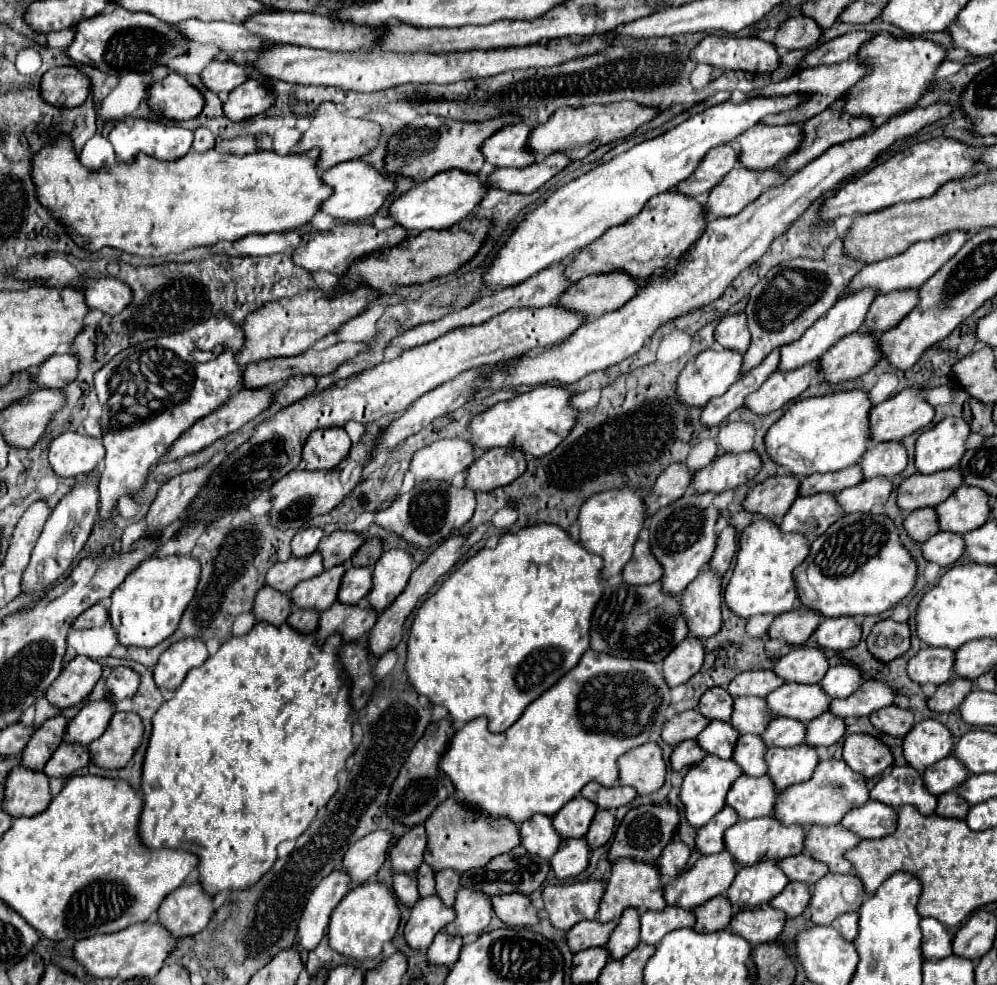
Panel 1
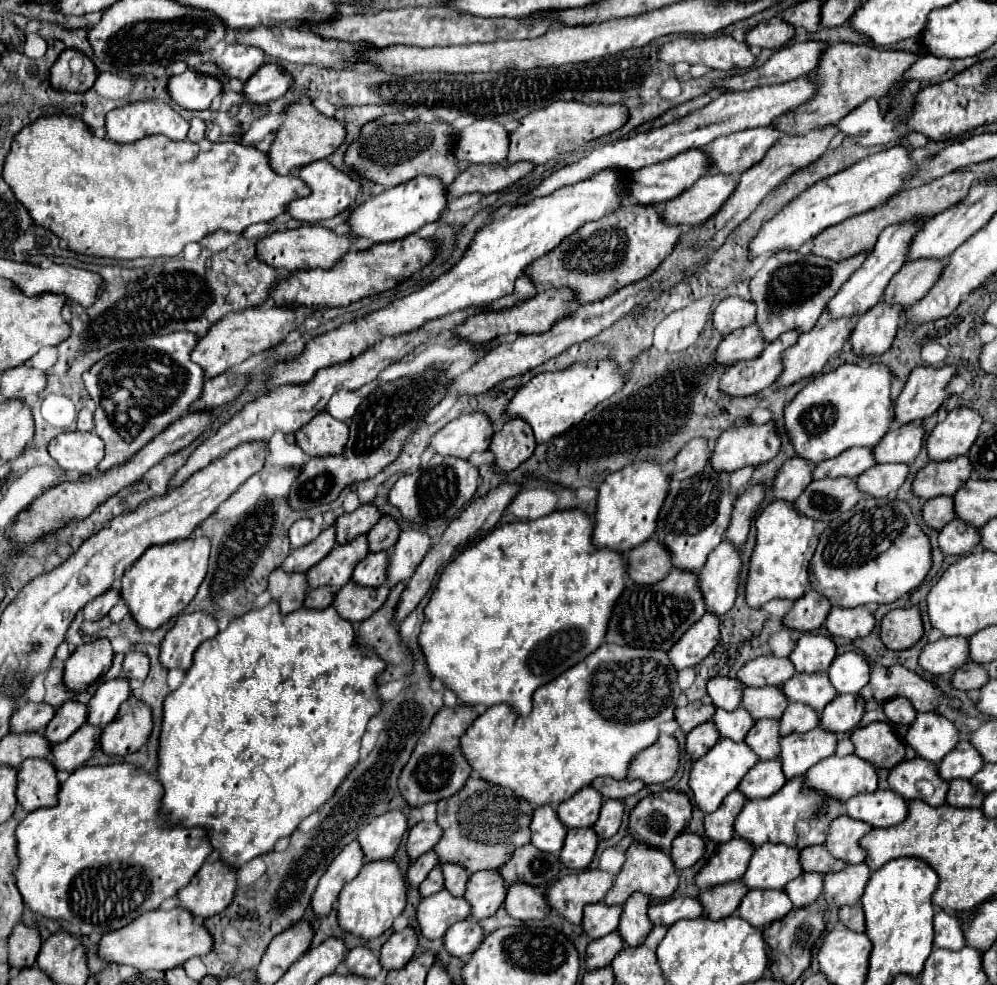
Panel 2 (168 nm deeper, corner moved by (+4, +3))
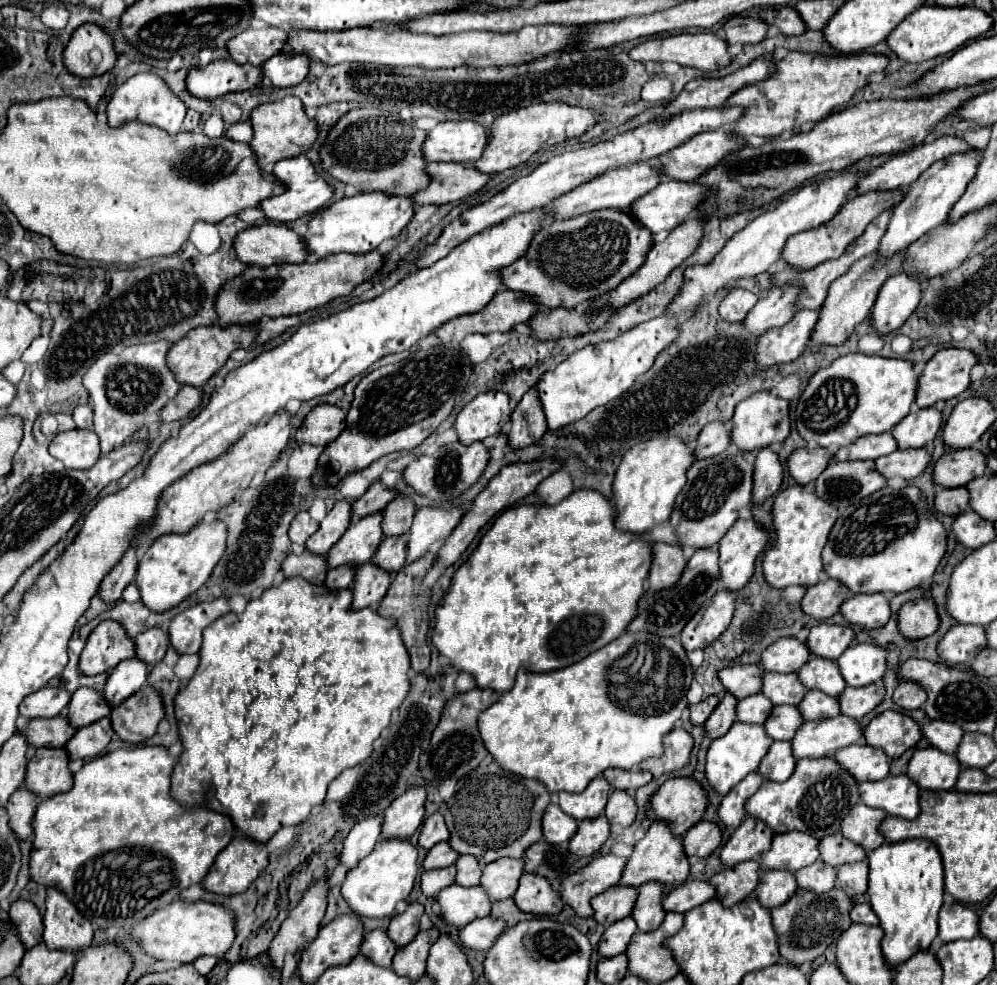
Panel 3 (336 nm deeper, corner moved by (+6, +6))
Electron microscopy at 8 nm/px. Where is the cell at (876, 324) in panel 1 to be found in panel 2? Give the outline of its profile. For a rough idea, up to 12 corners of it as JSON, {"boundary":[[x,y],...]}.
{"boundary":[[908,261],[882,301],[910,307],[932,289],[944,261]]}

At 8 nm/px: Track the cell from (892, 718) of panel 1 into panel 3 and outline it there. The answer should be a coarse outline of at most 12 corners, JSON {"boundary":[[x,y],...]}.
{"boundary":[[900,682],[894,704],[906,712],[922,708],[926,692]]}

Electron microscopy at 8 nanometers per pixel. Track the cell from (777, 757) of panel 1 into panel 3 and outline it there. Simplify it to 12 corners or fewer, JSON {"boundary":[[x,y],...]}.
{"boundary":[[848,716],[804,722],[792,740],[796,760],[822,758],[862,740]]}

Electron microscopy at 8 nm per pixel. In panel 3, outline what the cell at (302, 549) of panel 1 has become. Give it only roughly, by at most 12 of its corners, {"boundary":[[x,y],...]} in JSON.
{"boundary":[[298,512],[290,524],[288,536],[304,544],[316,530],[318,522],[308,512]]}

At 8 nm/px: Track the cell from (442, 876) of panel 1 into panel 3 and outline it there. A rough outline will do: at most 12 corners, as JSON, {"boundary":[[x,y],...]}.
{"boundary":[[474,856],[456,860],[456,882],[476,886],[482,870]]}

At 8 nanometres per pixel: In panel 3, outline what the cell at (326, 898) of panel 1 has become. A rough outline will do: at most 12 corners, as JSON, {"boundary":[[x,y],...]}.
{"boundary":[[380,818],[358,822],[340,864],[352,870],[380,840]]}

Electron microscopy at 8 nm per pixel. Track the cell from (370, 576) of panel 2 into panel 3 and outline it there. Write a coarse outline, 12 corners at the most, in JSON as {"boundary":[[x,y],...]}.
{"boundary":[[406,536],[384,538],[372,558],[384,572],[406,562]]}

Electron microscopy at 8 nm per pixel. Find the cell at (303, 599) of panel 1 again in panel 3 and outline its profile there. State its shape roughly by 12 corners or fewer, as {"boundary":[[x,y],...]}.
{"boundary":[[382,512],[354,520],[326,554],[330,568],[358,566],[382,542]]}

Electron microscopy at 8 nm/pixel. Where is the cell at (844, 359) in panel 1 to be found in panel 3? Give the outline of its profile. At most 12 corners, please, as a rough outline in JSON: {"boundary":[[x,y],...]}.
{"boundary":[[890,276],[872,306],[880,336],[898,330],[920,302],[920,282]]}

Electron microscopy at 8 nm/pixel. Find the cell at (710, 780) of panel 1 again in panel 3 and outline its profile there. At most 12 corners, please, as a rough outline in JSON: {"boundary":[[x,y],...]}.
{"boundary":[[734,722],[708,748],[704,774],[722,796],[758,768],[772,740]]}

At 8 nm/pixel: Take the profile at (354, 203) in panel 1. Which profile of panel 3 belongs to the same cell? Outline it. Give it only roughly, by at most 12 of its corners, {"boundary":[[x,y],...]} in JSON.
{"boundary":[[302,154],[274,174],[288,190],[264,200],[266,218],[292,222],[328,204],[334,188]]}

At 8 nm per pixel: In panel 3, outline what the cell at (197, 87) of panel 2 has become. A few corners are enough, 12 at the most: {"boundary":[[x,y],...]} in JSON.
{"boundary":[[224,58],[192,68],[186,90],[216,100],[258,86],[260,68]]}

